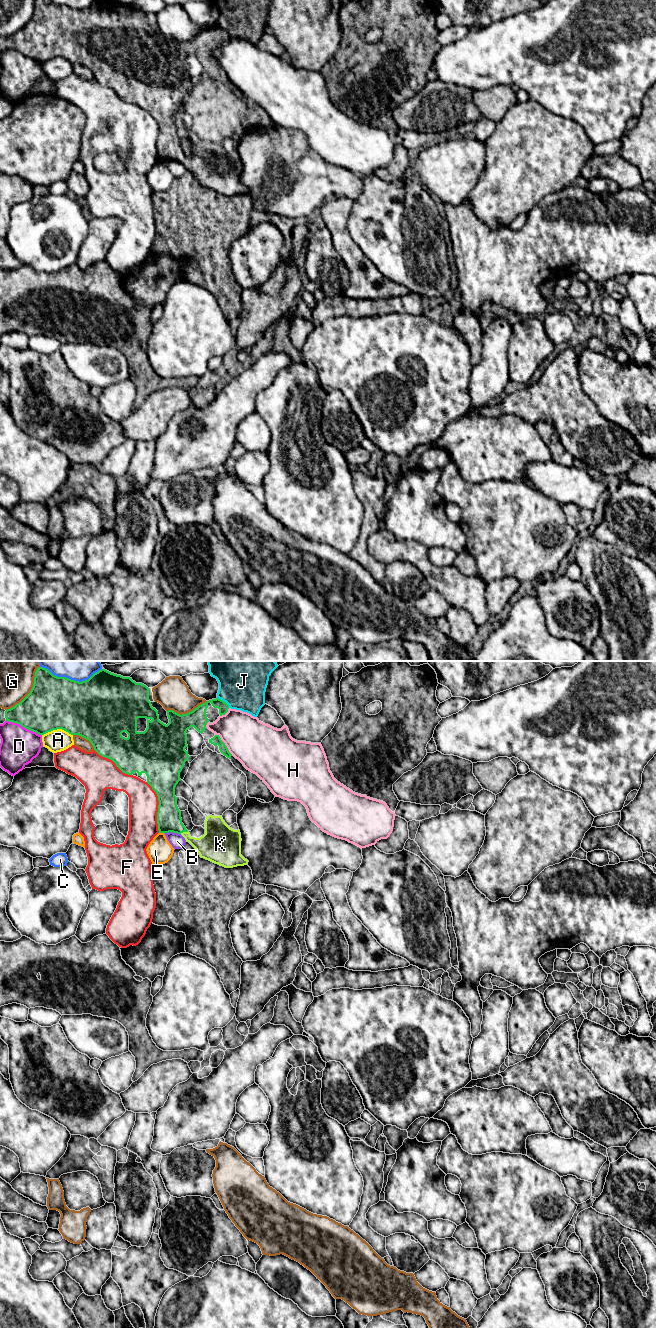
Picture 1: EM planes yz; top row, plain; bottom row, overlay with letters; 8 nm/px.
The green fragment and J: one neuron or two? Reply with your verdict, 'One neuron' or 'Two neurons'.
Two neurons

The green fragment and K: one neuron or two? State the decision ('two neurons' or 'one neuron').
one neuron

